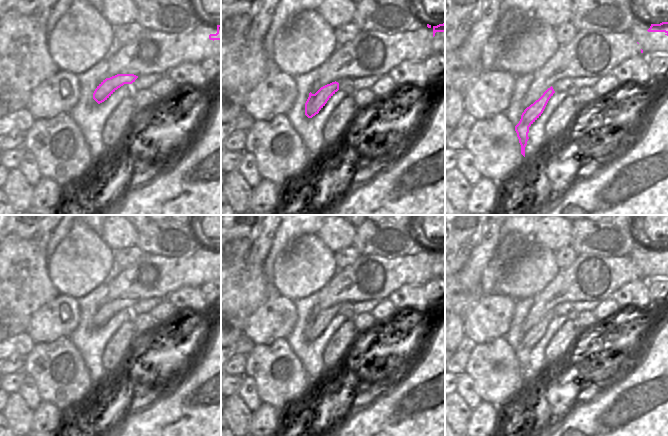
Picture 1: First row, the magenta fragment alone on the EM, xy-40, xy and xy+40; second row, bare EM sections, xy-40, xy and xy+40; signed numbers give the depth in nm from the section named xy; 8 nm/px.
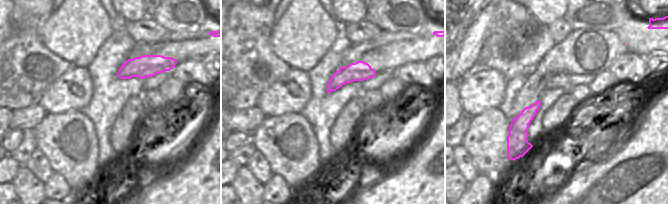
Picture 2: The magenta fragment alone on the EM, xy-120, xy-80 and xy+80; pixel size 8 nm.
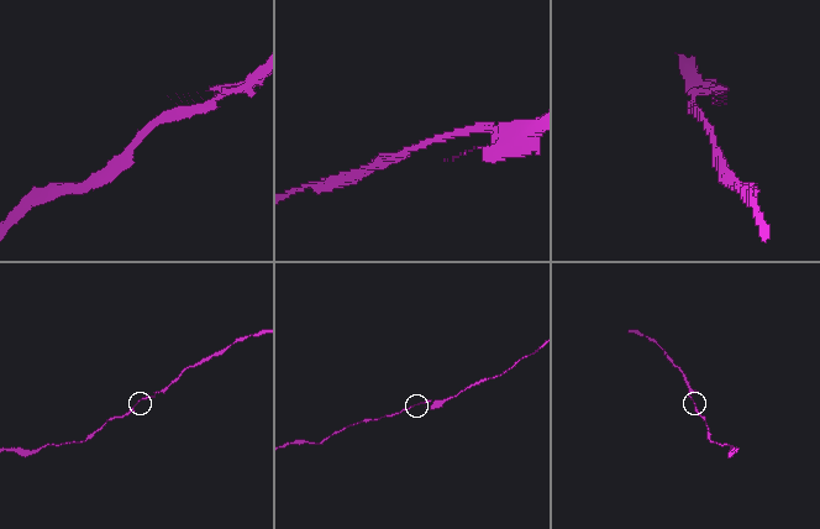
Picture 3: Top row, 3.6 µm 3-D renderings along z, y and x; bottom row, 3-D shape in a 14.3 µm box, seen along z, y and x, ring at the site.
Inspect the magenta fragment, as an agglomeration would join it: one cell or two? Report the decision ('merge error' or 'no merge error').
merge error

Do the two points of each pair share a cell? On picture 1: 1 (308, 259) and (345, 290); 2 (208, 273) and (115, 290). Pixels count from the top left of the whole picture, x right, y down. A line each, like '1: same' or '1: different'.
1: different
2: different

